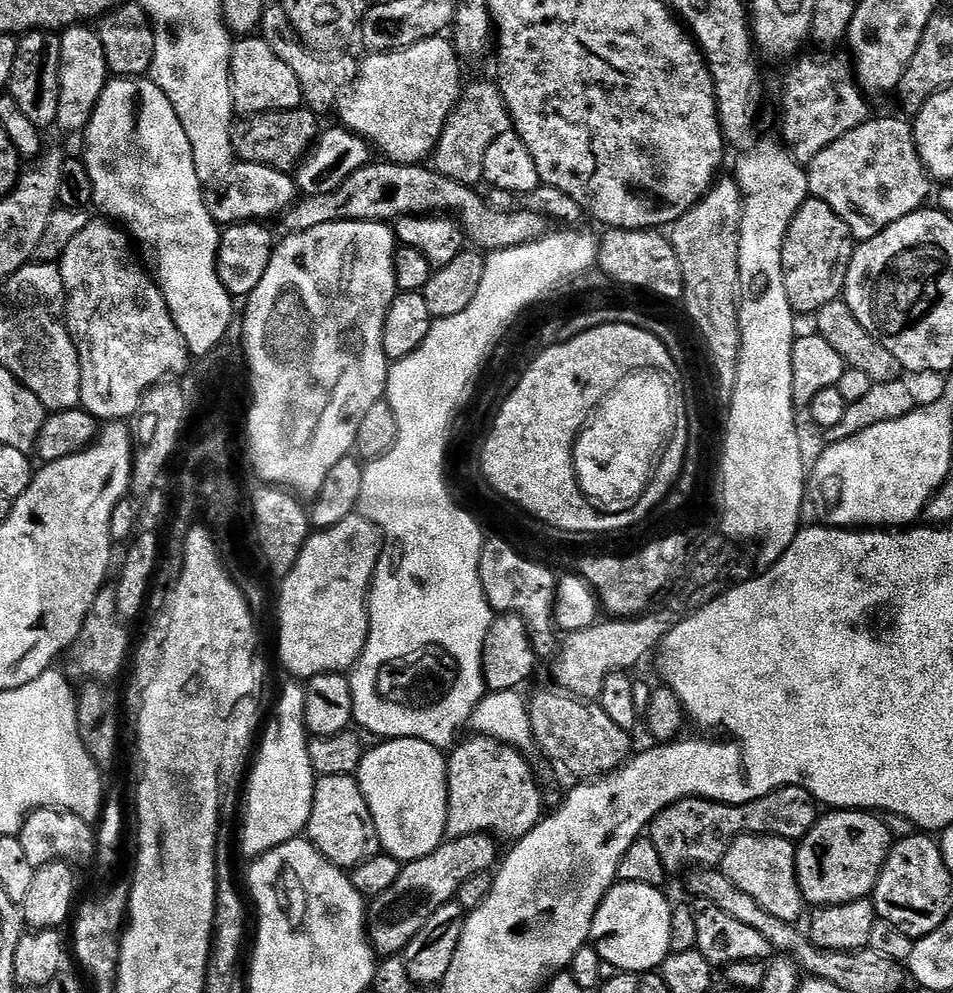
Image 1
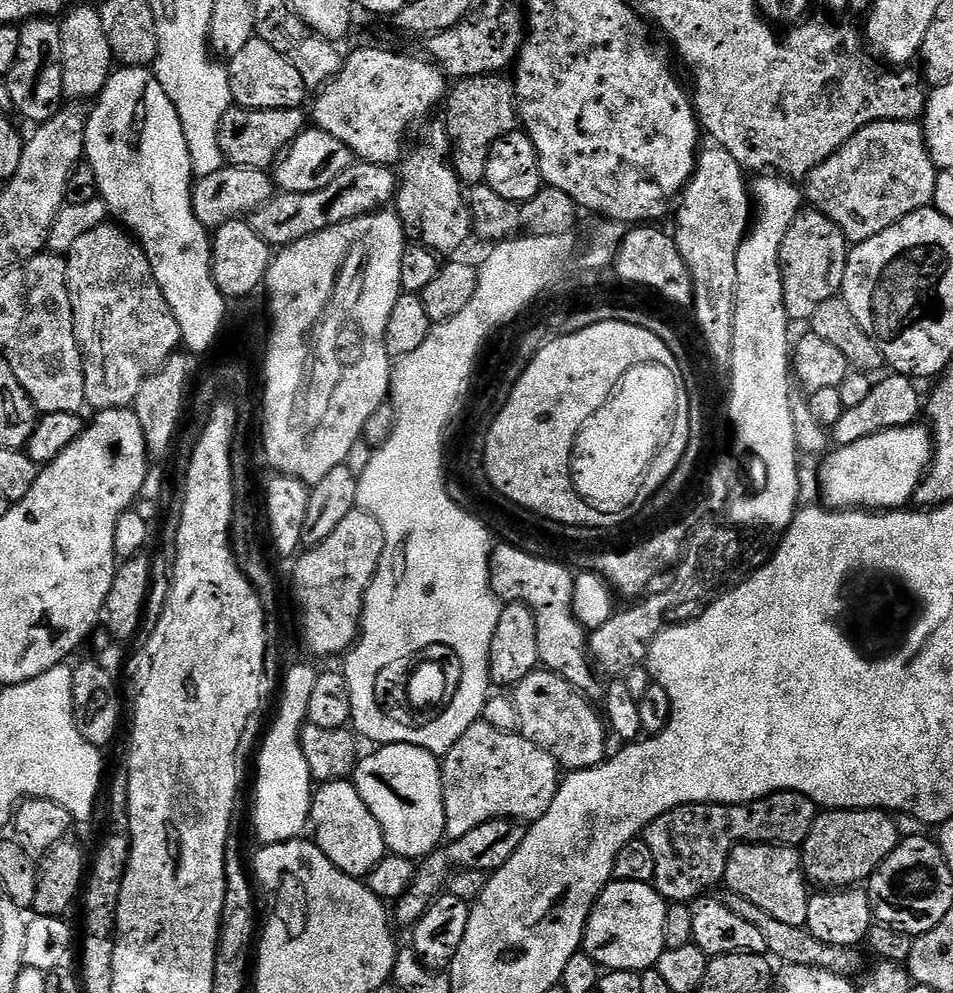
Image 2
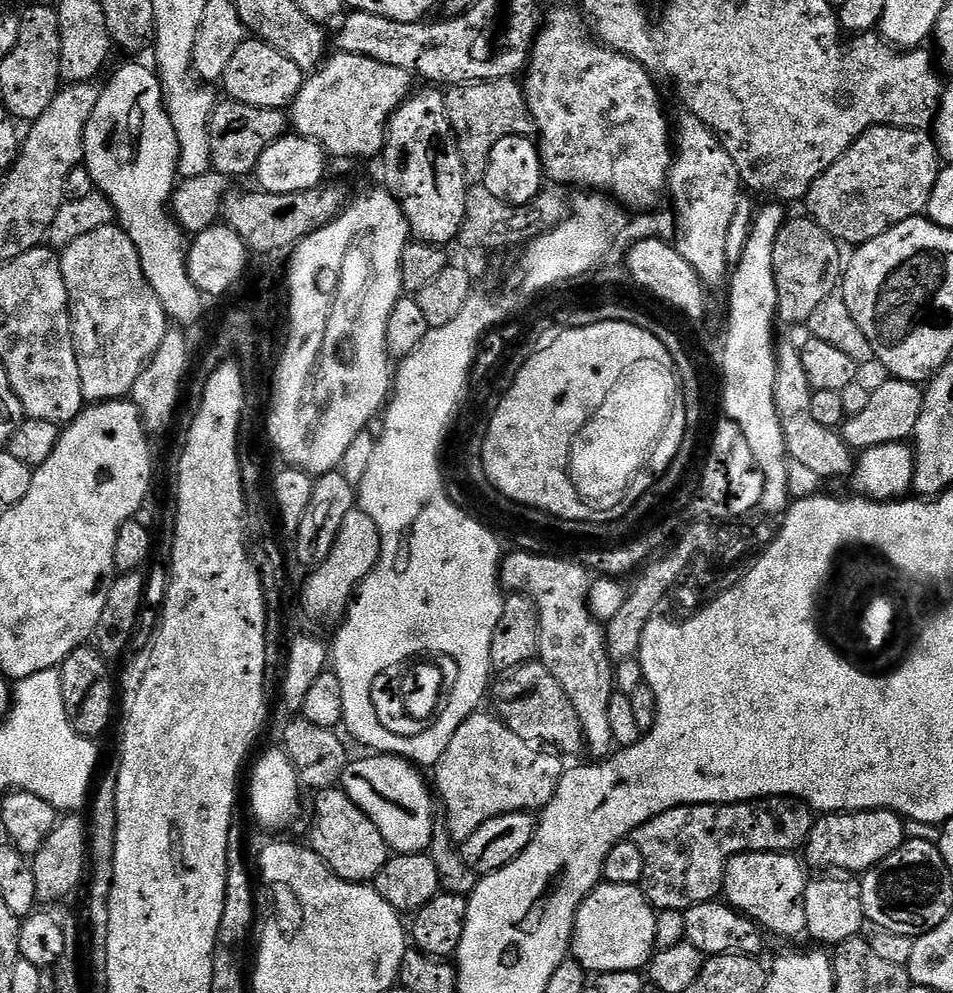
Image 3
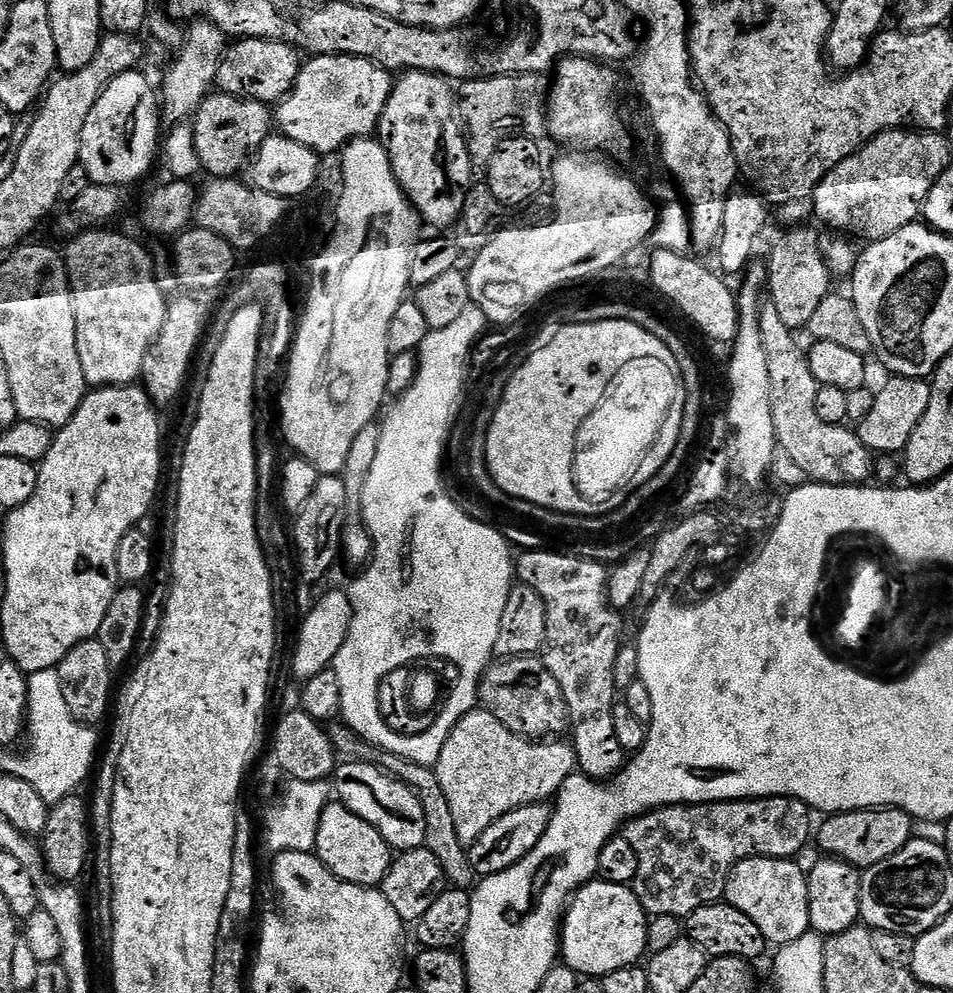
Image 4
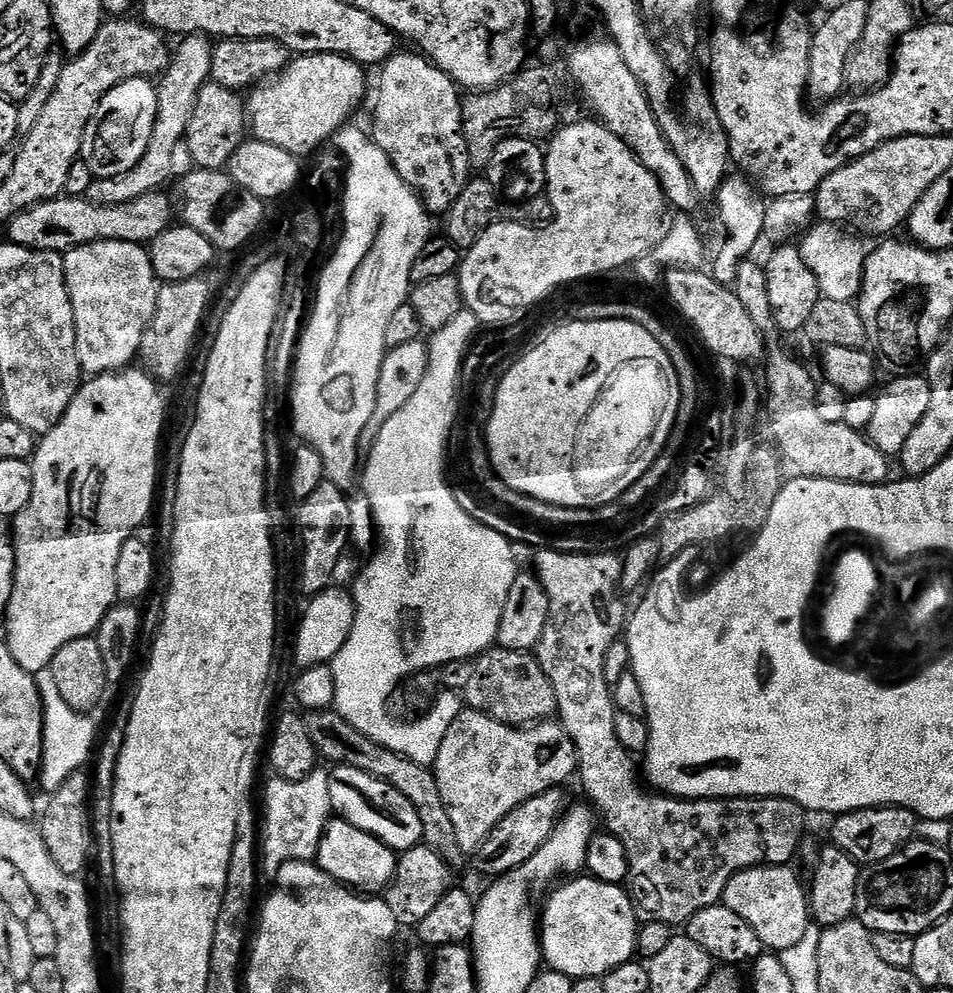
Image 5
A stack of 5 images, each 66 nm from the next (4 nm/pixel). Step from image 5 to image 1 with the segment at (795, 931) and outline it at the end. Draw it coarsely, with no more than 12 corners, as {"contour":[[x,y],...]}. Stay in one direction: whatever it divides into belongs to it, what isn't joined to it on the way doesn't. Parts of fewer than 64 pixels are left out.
{"contour":[[739,836],[722,871],[766,914],[796,924],[806,909],[797,845]]}

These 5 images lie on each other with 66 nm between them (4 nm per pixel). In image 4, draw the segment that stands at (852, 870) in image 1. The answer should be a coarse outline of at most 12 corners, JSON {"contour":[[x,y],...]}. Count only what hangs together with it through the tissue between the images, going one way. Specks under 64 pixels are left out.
{"contour":[[900,808],[829,815],[821,853],[861,870],[898,854],[914,821]]}

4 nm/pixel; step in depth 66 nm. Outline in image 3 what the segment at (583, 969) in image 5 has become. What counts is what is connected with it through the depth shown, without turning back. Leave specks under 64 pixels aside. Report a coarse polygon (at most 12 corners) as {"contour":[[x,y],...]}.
{"contour":[[602,882],[576,915],[571,955],[592,974],[643,969],[657,909]]}

